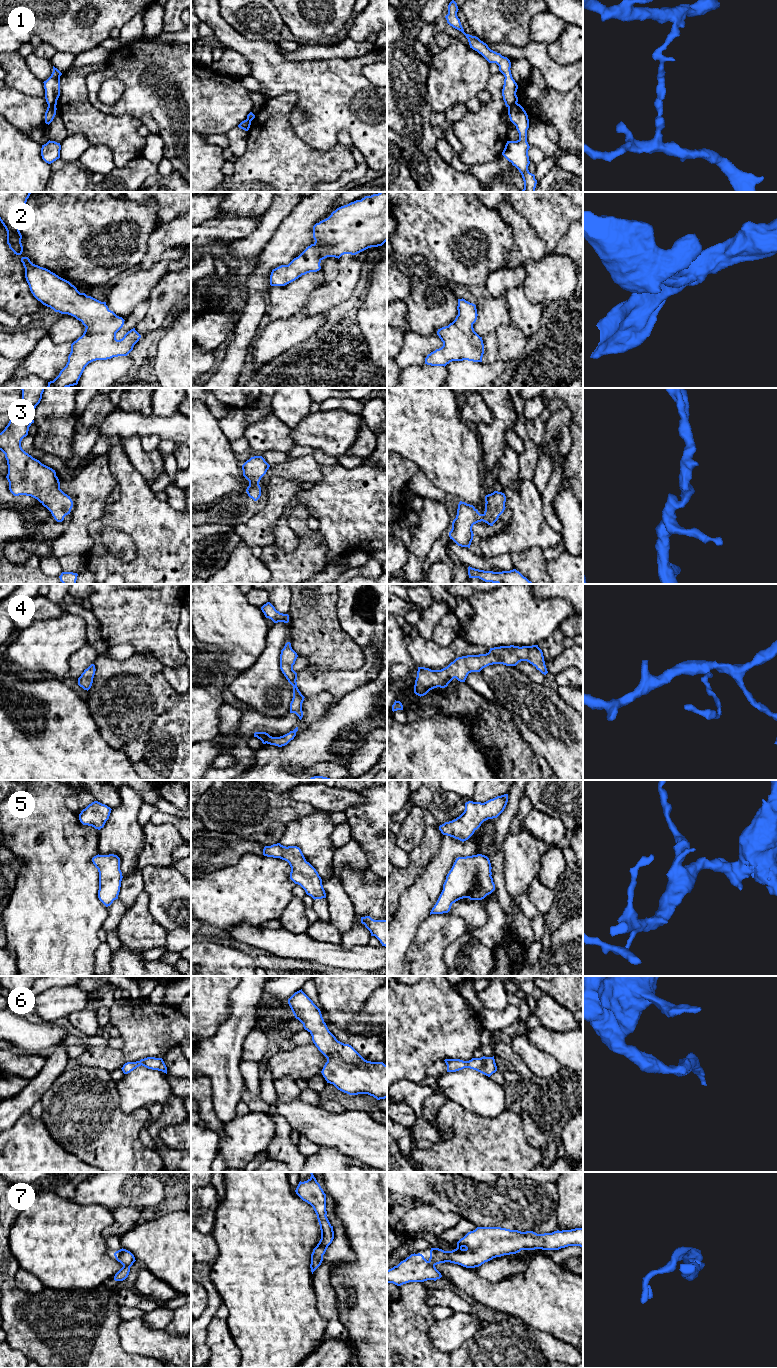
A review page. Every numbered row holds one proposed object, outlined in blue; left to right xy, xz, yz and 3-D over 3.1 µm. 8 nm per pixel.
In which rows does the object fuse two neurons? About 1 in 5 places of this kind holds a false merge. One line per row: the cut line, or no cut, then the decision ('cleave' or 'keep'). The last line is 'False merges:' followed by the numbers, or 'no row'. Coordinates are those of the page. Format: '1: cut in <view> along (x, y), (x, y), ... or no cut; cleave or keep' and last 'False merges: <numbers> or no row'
1: cut in yz along (516, 102), (508, 108); cleave
2: no cut; keep
3: no cut; keep
4: no cut; keep
5: no cut; keep
6: no cut; keep
7: no cut; keep
False merges: 1

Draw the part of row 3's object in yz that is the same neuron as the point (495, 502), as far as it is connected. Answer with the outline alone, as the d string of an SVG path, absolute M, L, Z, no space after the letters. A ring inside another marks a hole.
M494 491L486 495L485 502L483 514L480 514L473 505L462 501L459 502L457 515L452 522L452 529L449 532L450 539L458 546L470 548L474 536L473 525L483 521L493 526L506 508L506 496L502 492Z

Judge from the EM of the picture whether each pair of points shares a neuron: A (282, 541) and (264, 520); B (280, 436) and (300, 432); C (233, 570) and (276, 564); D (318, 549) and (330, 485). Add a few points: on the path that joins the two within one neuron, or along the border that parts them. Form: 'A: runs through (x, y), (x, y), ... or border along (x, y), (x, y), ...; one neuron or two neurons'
A: border along (286, 511), (277, 522), (273, 543); two neurons
B: border along (291, 429), (291, 438), (296, 444); two neurons
C: border along (261, 560), (271, 573); two neurons
D: border along (315, 530), (327, 545), (326, 558); two neurons

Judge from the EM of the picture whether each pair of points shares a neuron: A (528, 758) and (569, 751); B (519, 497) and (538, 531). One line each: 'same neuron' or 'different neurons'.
A: different neurons
B: same neuron

